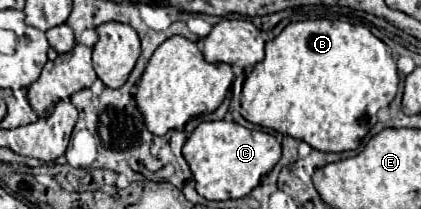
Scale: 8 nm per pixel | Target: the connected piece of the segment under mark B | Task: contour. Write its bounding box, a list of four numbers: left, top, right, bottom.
[241,19,399,152]

